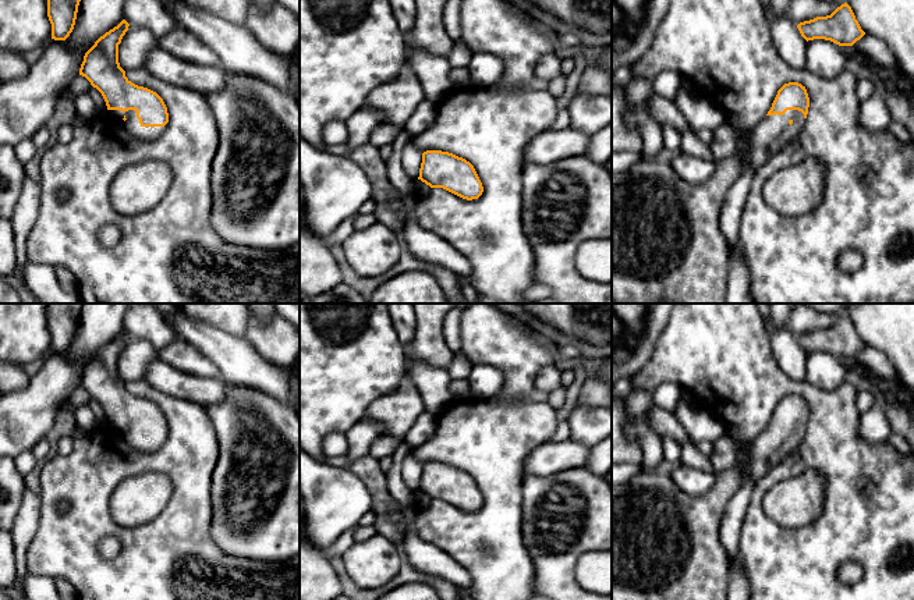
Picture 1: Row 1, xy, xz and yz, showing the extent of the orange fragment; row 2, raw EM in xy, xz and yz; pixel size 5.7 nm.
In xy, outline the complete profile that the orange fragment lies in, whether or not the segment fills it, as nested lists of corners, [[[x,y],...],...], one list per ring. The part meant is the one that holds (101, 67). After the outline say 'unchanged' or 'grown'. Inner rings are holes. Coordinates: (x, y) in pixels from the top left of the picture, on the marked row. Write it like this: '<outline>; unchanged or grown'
[[[123,19],[100,36],[85,53],[79,75],[96,88],[127,132],[145,142],[160,138],[169,123],[163,99],[153,90],[132,84],[118,63],[118,45],[130,24]]]; grown

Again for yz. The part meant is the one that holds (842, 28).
[[[847,3],[837,7],[830,15],[800,22],[797,28],[807,42],[825,39],[839,46],[853,46],[865,35]]]; unchanged

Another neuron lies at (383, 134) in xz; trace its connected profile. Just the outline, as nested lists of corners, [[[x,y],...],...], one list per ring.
[[[380,124],[378,125],[369,136],[369,143],[375,146],[383,146],[383,145],[390,145],[396,139],[396,136],[400,134],[403,128],[389,125],[389,124]]]

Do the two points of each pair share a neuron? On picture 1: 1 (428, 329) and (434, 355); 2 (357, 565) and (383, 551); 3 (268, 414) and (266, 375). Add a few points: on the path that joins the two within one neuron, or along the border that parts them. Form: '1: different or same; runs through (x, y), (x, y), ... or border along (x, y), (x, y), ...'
1: same; runs through (428, 336), (428, 345), (431, 348)
2: same; runs through (364, 563), (372, 563), (376, 558)
3: different; border along (237, 384), (245, 389), (261, 390), (284, 403)

